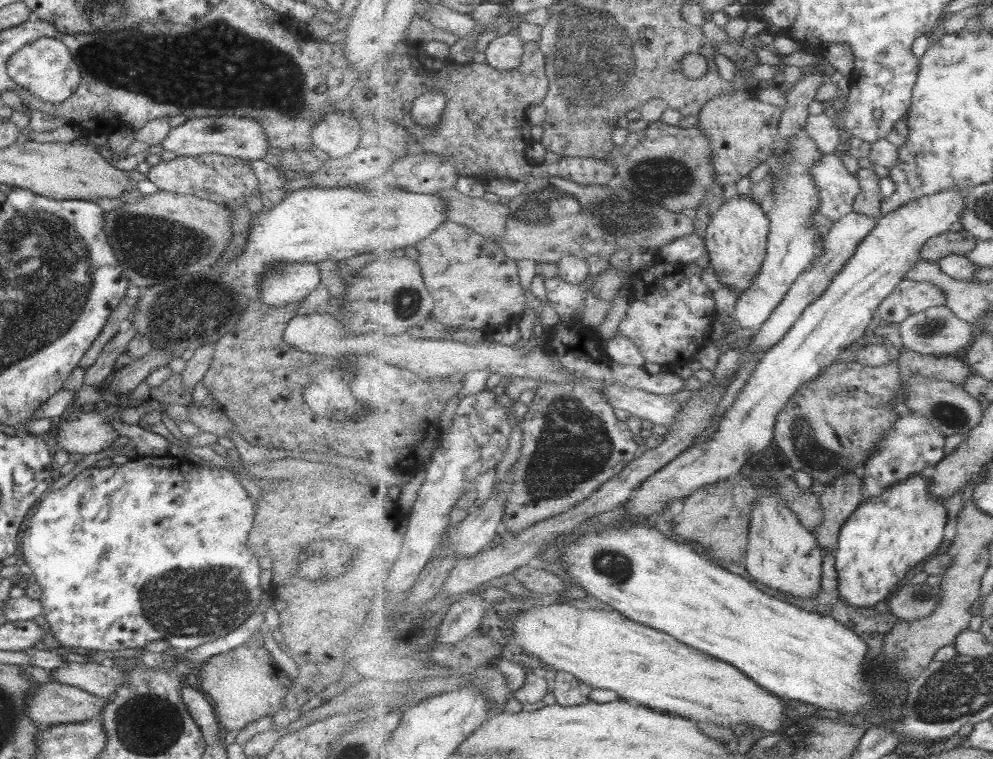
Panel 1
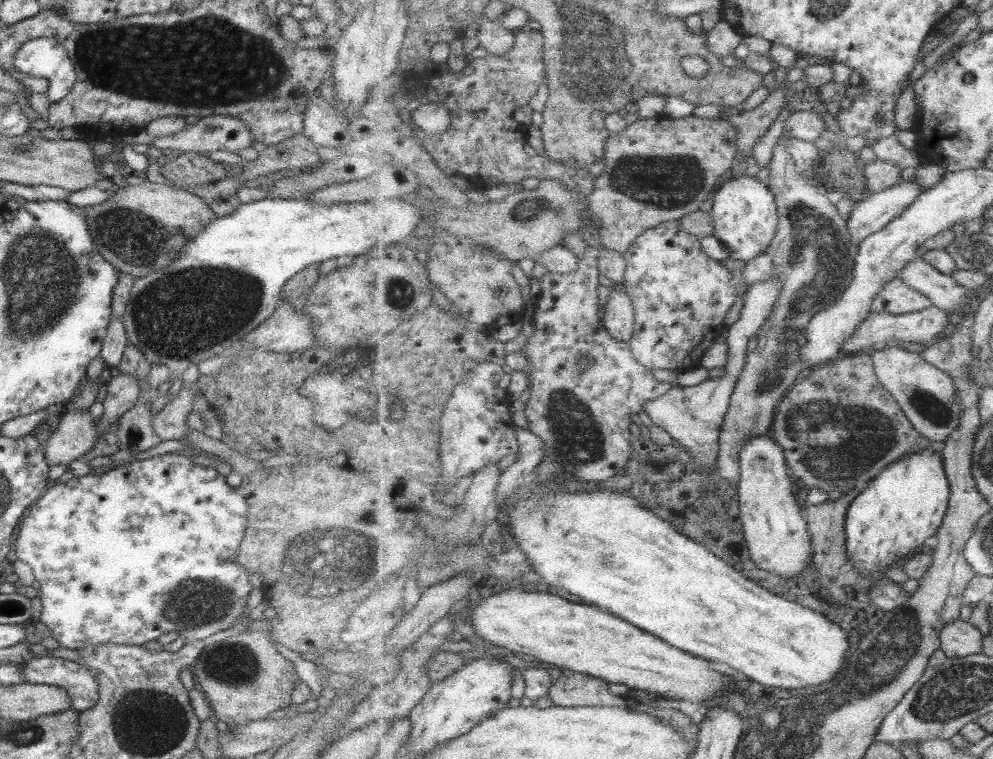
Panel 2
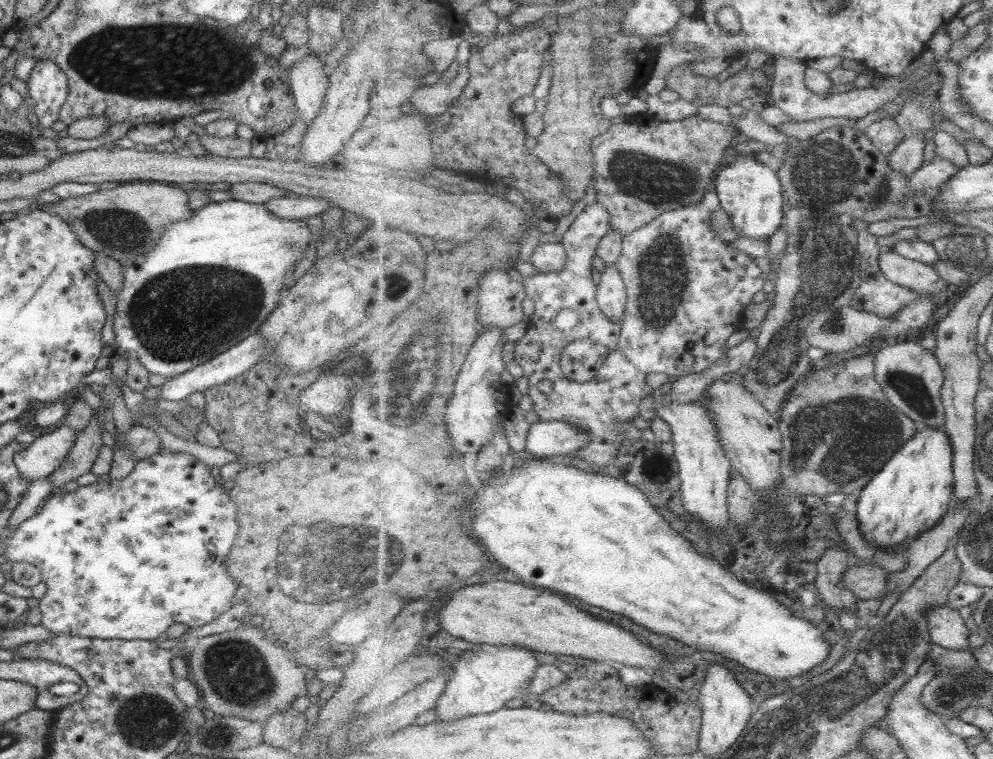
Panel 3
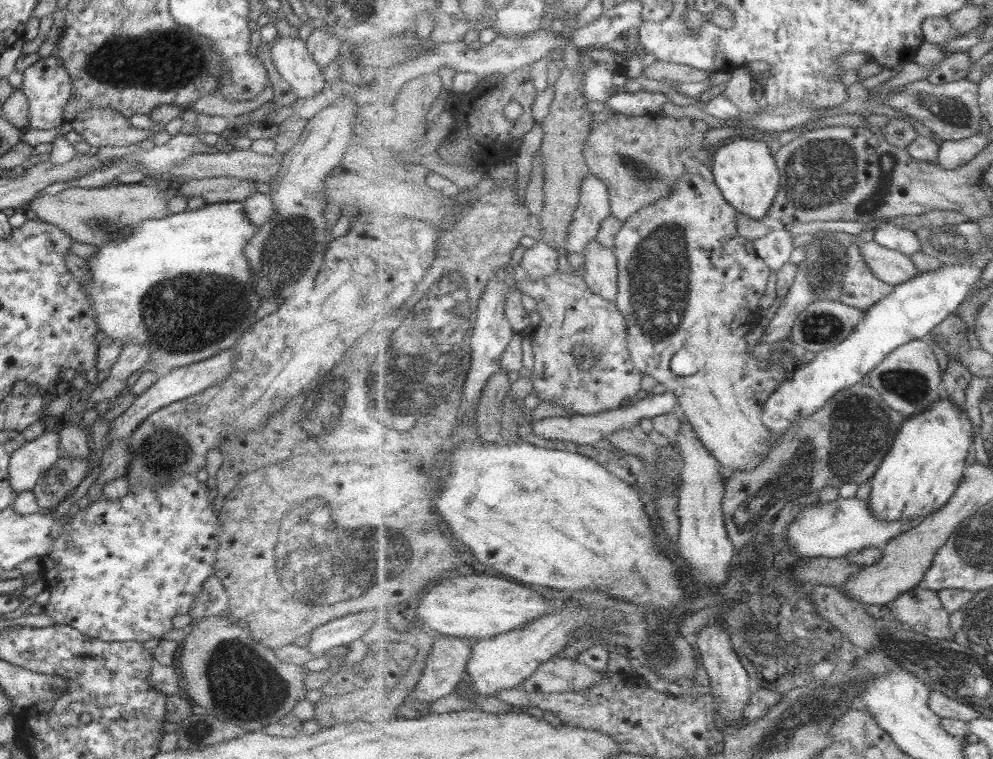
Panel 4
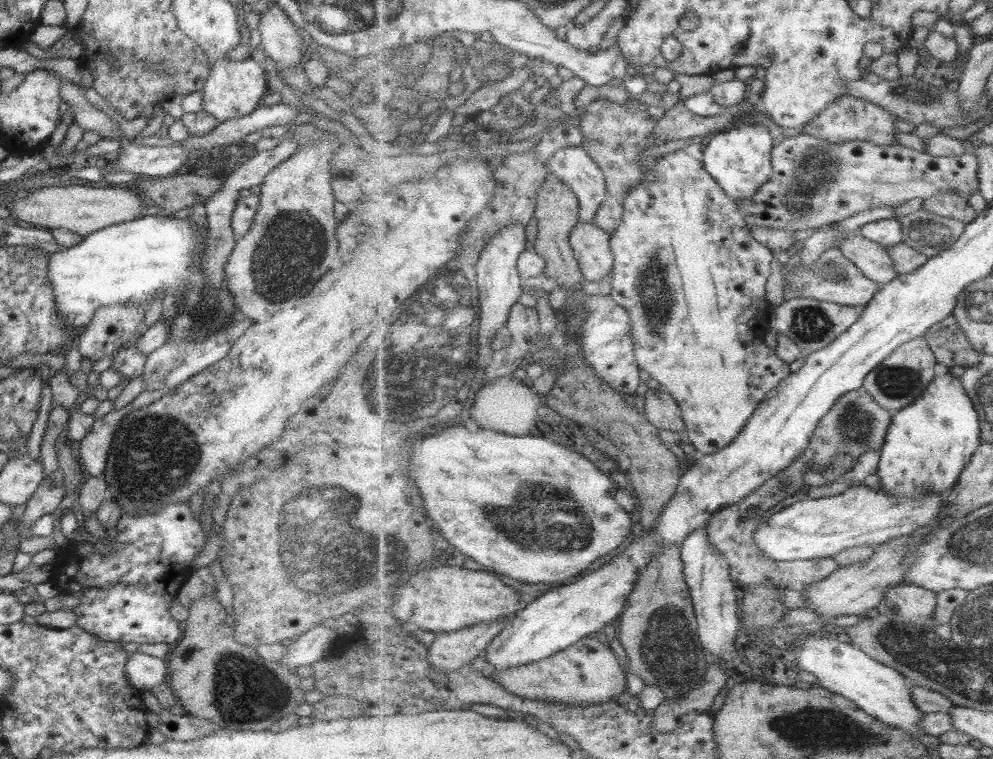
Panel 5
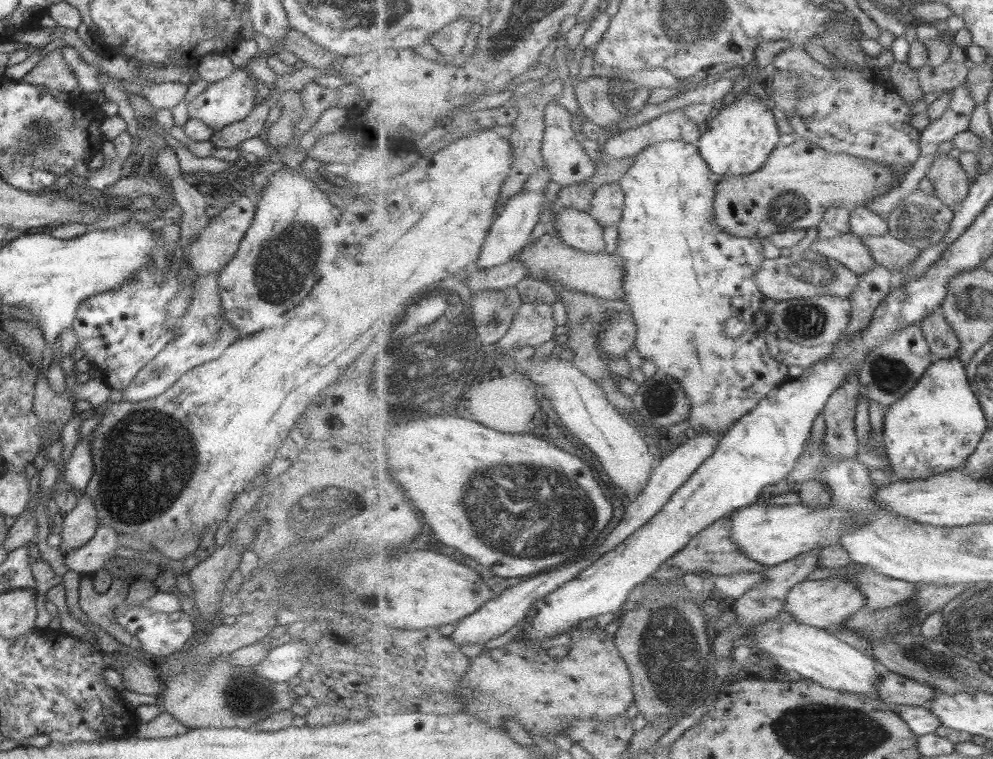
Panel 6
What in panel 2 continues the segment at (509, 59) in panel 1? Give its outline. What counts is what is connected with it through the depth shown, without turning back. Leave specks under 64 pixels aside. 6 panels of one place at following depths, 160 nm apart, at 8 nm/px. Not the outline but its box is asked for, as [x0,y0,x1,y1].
[479,15,516,56]

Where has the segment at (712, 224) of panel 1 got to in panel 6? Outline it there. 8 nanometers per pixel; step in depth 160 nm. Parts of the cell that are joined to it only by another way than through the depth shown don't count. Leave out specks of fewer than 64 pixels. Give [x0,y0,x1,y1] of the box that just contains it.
[699,90,782,178]

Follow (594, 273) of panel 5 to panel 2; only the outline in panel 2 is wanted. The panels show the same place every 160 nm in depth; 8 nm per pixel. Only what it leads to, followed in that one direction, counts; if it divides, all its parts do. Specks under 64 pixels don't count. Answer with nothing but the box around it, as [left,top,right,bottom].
[602,289,636,342]

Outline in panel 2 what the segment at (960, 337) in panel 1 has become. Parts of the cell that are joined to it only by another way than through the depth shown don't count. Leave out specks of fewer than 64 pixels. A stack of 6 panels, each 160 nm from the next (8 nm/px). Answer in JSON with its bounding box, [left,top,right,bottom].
[843,305,949,354]

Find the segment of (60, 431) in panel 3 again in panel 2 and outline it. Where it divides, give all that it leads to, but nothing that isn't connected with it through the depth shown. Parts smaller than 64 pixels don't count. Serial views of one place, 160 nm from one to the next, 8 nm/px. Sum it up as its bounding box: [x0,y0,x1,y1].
[44,409,98,466]

